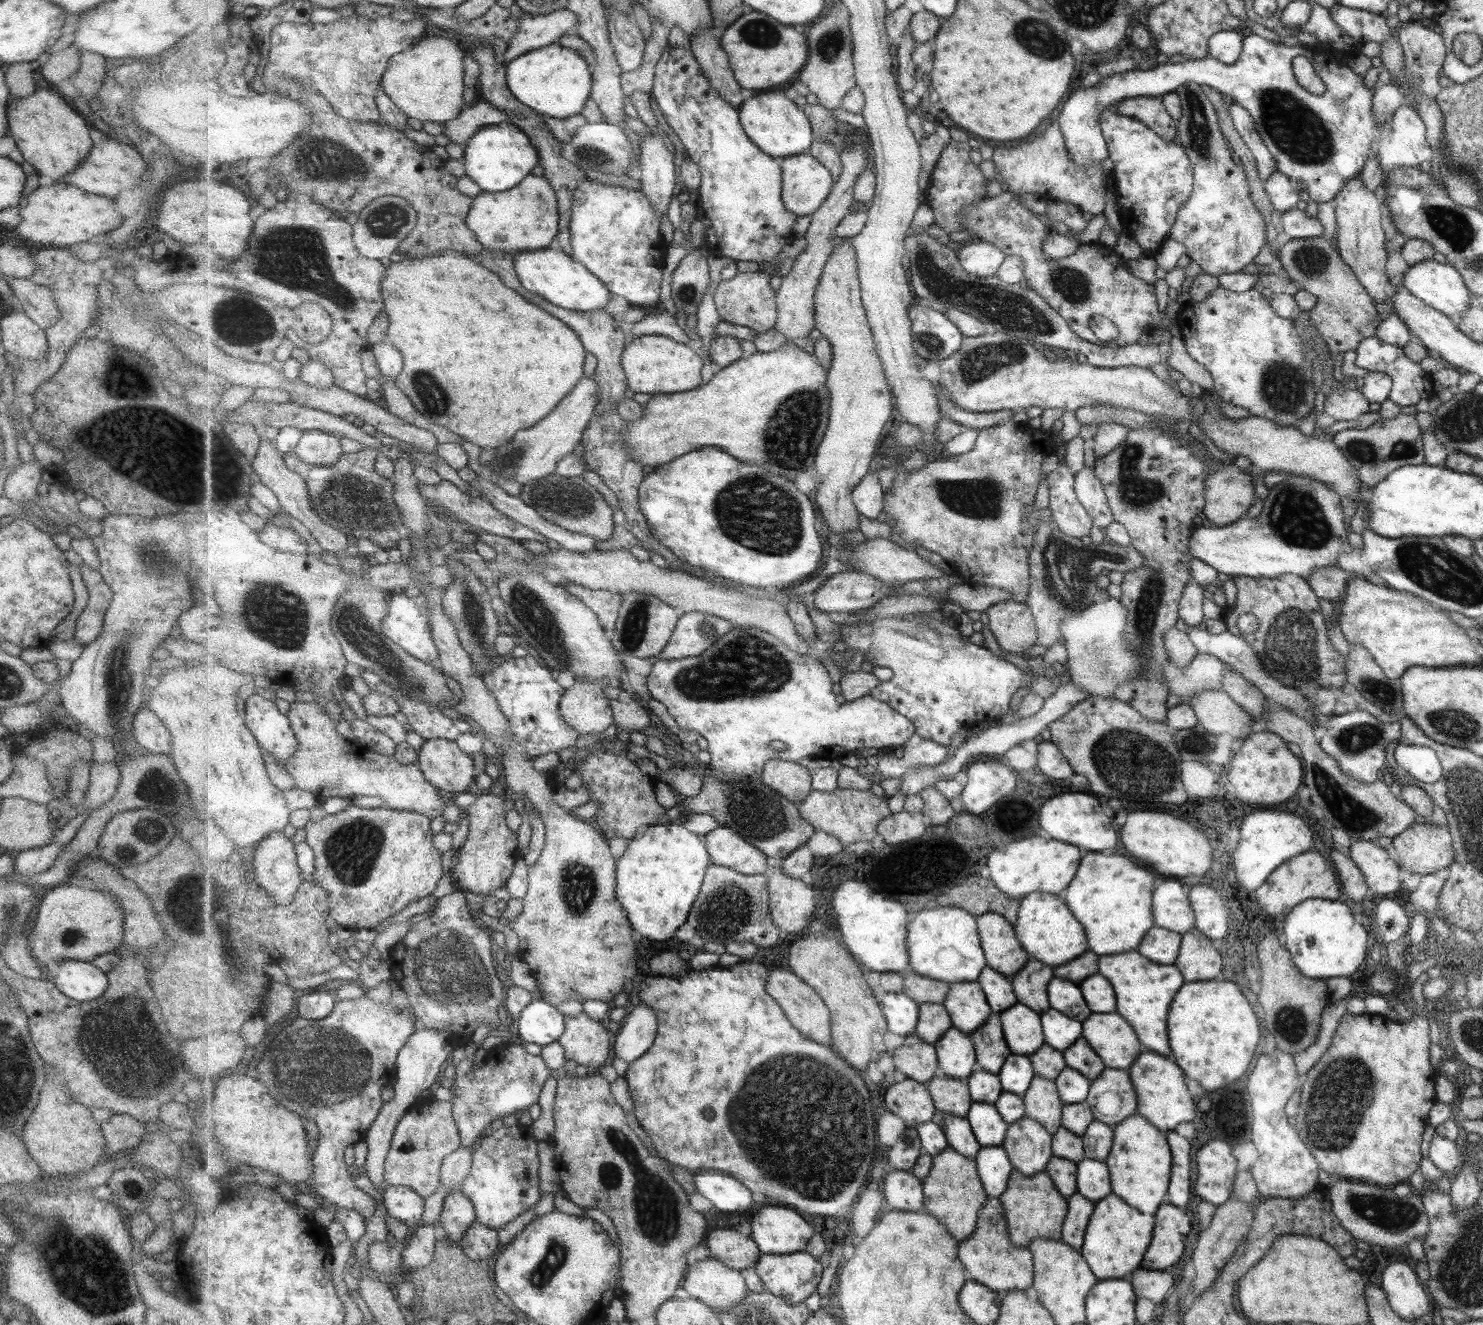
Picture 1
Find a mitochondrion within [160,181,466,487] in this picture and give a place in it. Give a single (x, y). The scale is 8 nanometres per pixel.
(297, 257)

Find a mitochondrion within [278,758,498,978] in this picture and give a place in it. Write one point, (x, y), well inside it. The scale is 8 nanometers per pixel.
(351, 852)

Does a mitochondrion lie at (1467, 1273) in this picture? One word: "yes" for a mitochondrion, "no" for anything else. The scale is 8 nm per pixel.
yes

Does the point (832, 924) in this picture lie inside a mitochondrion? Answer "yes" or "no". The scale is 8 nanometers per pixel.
no

